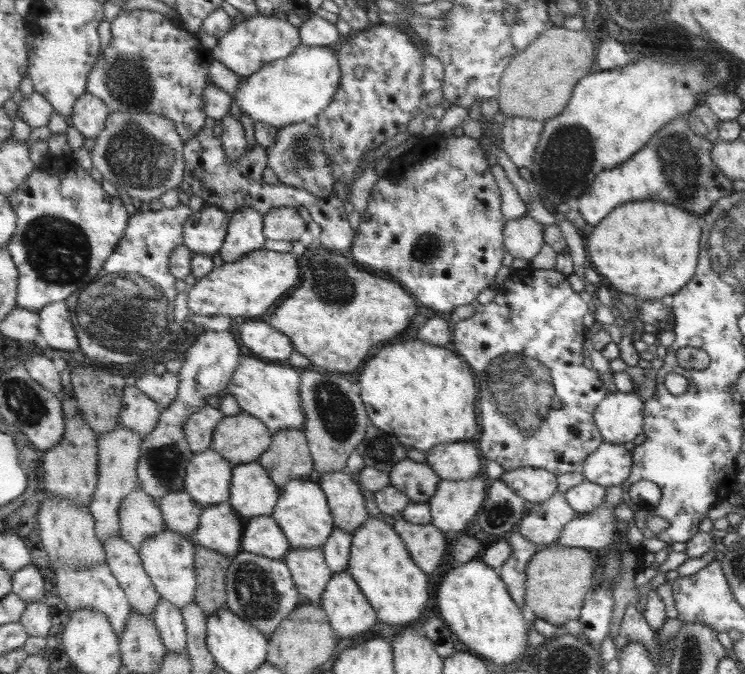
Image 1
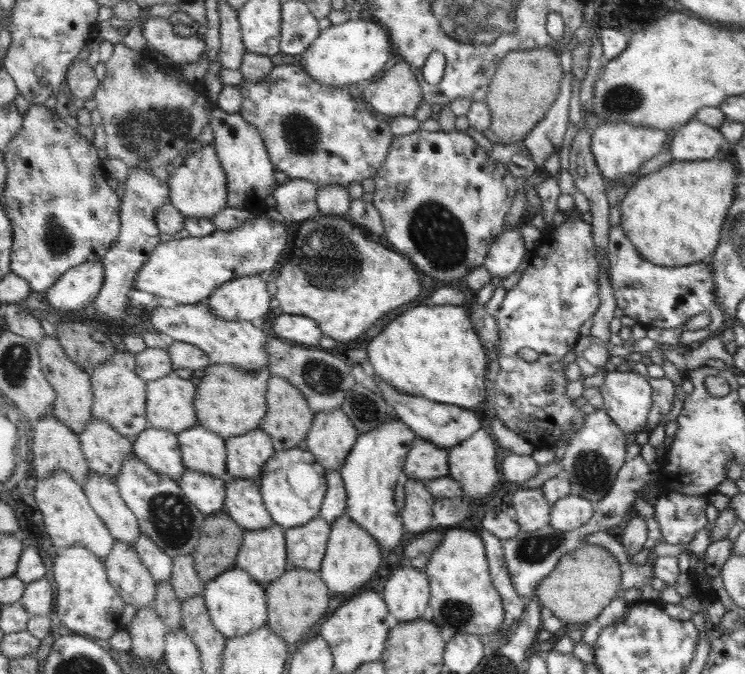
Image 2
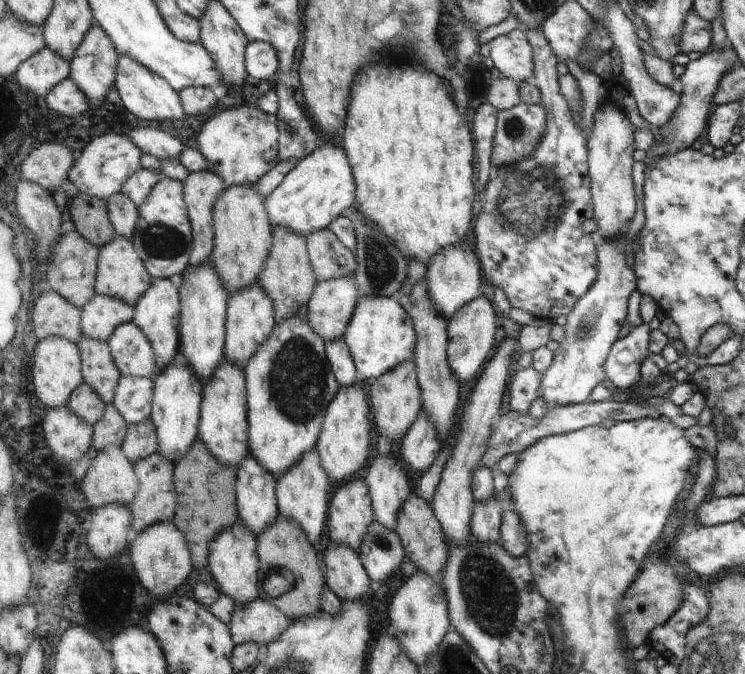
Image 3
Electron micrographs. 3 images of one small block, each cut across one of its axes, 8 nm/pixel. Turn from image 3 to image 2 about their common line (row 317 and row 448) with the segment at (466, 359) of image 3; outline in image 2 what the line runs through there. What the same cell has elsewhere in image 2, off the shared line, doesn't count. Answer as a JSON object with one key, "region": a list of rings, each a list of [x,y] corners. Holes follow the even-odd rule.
{"region":[[[479,430],[471,436],[465,443],[459,444],[448,451],[450,453],[450,475],[459,482],[459,487],[463,490],[464,499],[481,500],[489,496],[495,486],[499,484],[499,472],[497,472],[497,460],[495,460],[495,444],[489,432]]]}

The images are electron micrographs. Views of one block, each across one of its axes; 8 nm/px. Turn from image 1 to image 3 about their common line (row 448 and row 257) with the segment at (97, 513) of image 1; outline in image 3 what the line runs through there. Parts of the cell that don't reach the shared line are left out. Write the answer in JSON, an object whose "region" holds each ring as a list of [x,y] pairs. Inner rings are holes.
{"region":[[[117,237],[100,246],[96,279],[96,292],[100,295],[119,297],[136,305],[144,292],[151,286],[152,280],[146,264],[139,256],[138,249],[127,237]]]}

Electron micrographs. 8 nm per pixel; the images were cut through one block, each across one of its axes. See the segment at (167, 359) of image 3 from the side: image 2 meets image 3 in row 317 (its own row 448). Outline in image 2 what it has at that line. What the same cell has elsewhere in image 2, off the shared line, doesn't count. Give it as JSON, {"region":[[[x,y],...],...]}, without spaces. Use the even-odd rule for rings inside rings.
{"region":[[[154,427],[135,438],[135,454],[161,474],[178,481],[189,469],[182,457],[182,445],[178,435]]]}

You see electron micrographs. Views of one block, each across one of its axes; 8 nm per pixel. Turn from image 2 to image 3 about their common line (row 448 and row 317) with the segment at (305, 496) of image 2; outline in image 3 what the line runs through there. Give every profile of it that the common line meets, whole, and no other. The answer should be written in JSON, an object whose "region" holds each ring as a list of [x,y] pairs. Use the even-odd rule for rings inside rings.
{"region":[[[293,315],[276,322],[269,335],[245,366],[248,388],[248,420],[250,422],[250,452],[255,455],[275,476],[298,464],[306,452],[316,448],[322,434],[326,412],[340,389],[338,378],[326,353],[326,342],[315,332],[310,322]]]}

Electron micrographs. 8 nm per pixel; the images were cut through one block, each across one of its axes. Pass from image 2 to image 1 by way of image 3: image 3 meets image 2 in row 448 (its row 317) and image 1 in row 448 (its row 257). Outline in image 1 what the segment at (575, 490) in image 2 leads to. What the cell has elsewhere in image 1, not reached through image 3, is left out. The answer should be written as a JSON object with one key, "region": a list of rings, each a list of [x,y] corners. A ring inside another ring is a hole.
{"region":[[[602,442],[586,456],[582,466],[584,480],[603,487],[620,487],[629,476],[630,451],[619,444]]]}

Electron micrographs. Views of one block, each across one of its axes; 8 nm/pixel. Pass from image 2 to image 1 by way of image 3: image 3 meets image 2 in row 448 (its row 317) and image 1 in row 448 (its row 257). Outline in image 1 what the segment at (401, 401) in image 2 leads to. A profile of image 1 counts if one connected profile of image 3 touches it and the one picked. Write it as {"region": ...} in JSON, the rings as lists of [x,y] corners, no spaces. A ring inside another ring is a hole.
{"region":[[[469,440],[441,444],[425,454],[425,462],[442,480],[474,480],[481,472],[479,451]]]}

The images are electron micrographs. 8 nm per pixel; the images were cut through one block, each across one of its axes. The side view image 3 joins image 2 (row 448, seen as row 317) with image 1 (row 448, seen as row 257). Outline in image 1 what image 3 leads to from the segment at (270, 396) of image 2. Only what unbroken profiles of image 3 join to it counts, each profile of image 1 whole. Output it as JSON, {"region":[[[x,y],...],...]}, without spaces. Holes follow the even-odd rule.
{"region":[[[292,429],[273,435],[269,450],[258,460],[282,490],[289,480],[309,479],[315,468],[310,442],[304,430]]]}

